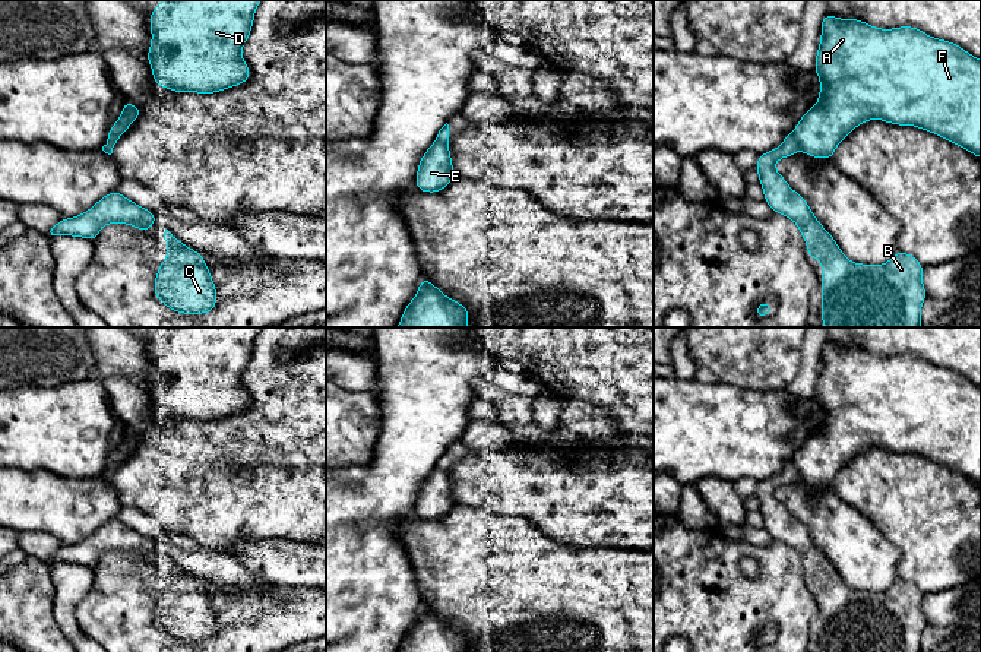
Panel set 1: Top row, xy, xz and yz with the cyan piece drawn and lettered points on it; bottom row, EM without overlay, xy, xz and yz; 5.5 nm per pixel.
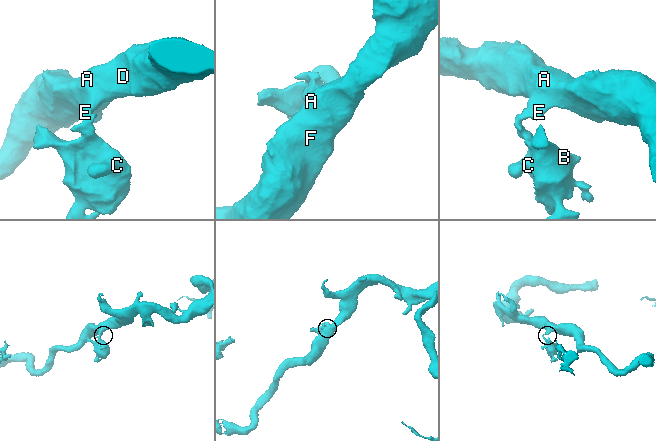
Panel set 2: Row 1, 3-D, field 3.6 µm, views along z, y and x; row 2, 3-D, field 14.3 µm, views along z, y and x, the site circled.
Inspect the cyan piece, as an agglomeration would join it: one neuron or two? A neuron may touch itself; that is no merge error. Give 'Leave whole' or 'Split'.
Split

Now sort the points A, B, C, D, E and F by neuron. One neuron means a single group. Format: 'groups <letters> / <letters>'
groups A D E F / B C

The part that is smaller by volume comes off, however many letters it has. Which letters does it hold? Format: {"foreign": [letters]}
{"foreign": ["B", "C"]}

